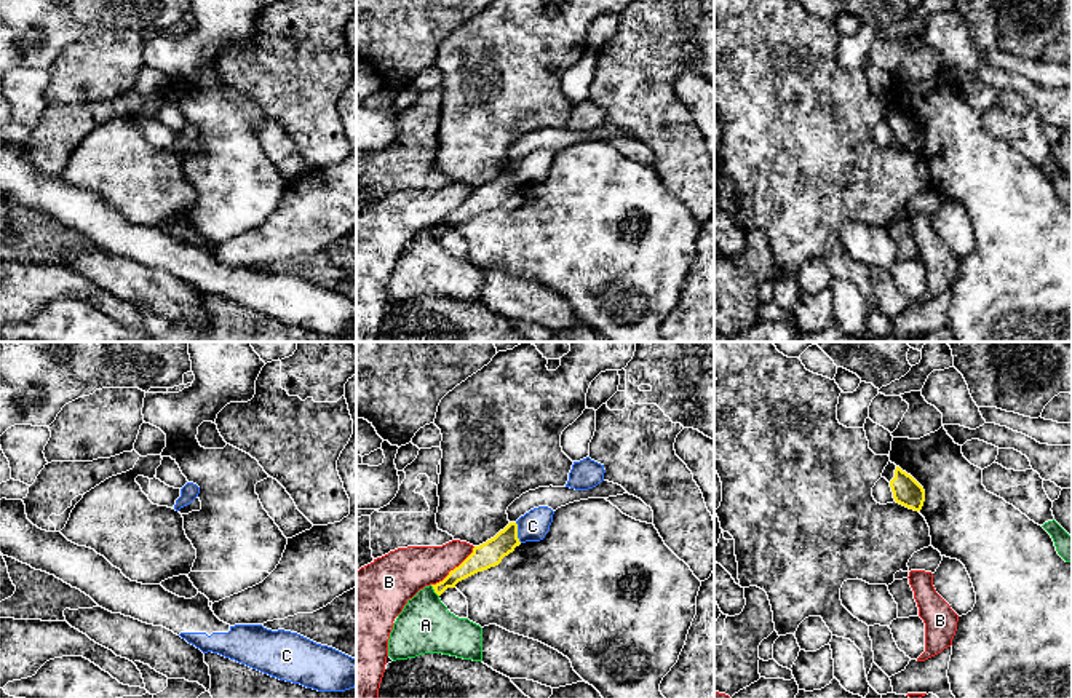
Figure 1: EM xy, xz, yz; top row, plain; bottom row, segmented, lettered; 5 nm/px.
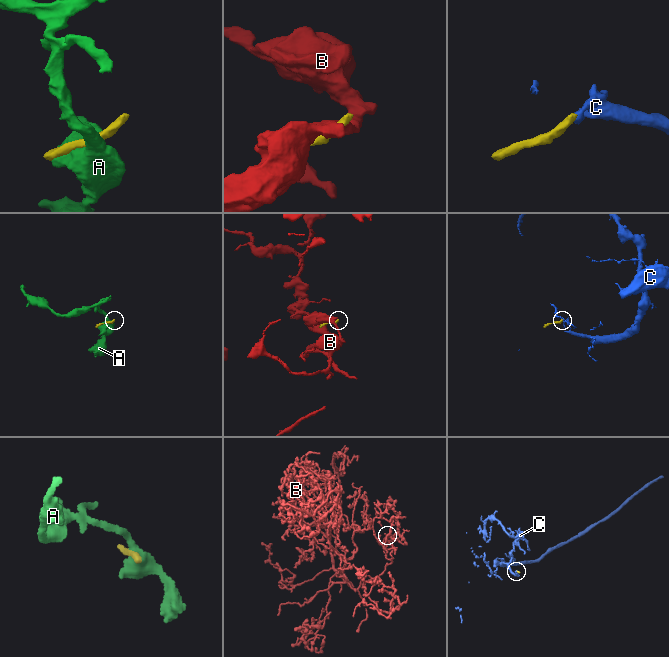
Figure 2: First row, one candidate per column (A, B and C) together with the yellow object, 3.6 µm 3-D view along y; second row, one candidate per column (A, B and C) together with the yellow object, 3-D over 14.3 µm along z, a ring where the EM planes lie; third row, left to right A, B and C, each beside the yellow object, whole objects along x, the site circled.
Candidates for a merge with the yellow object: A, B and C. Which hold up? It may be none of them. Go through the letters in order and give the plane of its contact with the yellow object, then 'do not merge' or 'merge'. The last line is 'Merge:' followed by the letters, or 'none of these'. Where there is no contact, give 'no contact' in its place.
A: contact in xz; do not merge
B: contact in xz; do not merge
C: contact in xz; do not merge
Merge: none of these

